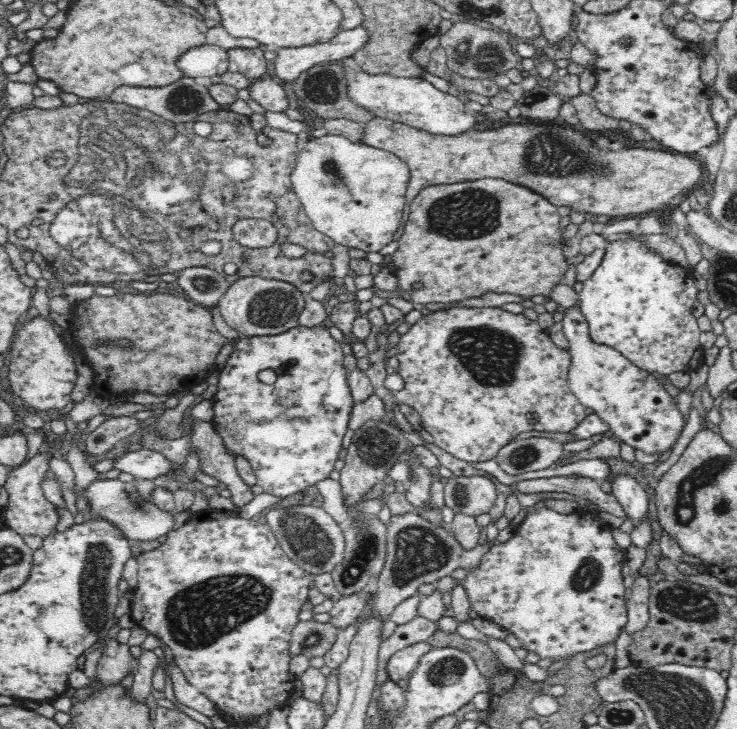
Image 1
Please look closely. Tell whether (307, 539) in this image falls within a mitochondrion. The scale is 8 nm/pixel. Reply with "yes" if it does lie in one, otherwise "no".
yes

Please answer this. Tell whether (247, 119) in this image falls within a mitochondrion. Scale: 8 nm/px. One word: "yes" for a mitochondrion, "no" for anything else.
no

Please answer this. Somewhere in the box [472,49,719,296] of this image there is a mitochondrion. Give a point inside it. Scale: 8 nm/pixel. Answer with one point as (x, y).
(565, 156)

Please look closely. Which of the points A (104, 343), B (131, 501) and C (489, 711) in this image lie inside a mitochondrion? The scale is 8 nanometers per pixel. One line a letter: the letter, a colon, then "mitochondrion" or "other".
A: other
B: mitochondrion
C: other

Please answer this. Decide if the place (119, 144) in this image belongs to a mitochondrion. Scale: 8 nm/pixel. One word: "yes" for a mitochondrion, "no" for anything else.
yes

